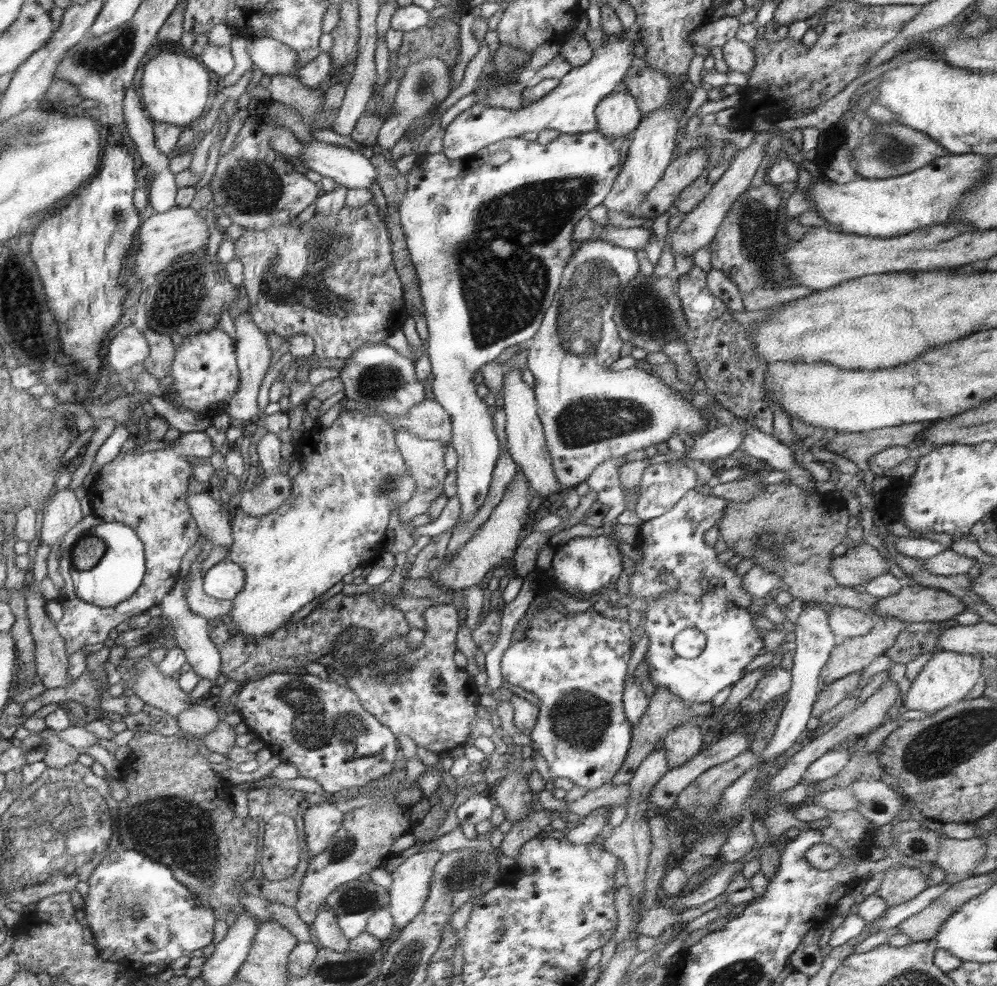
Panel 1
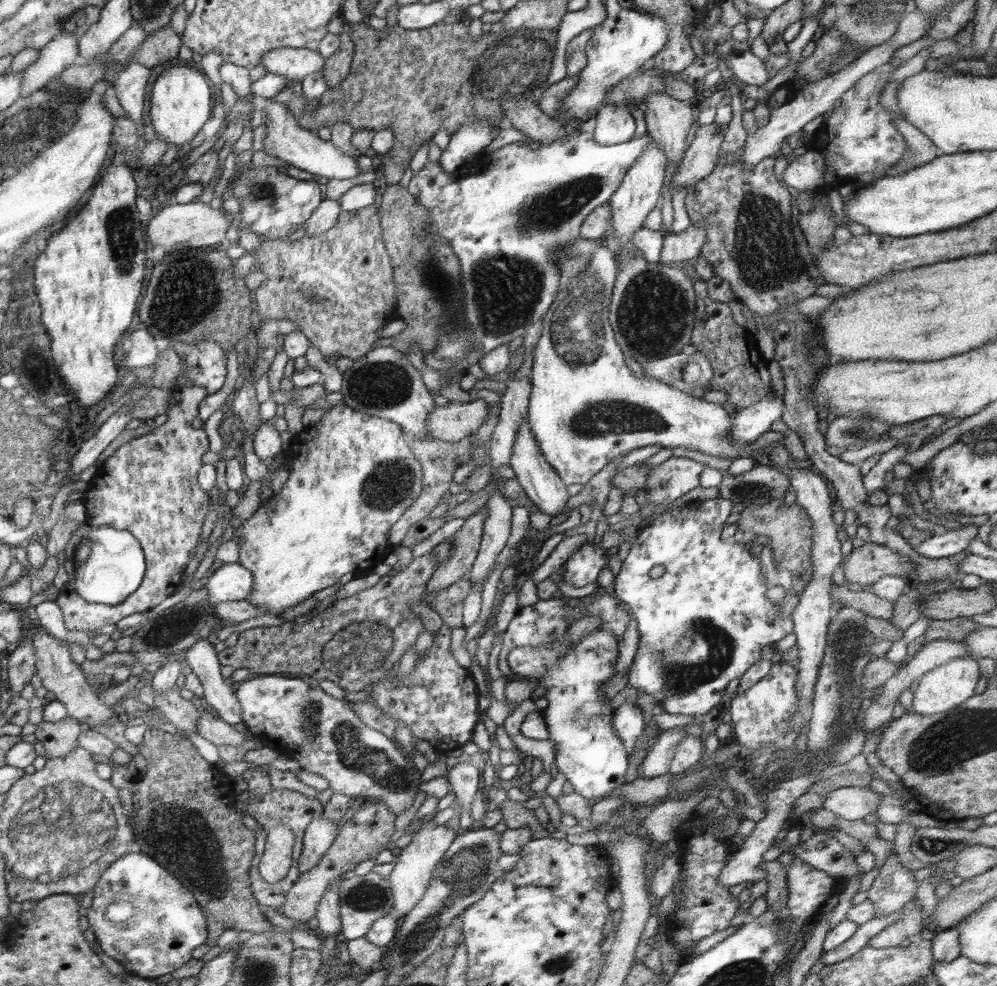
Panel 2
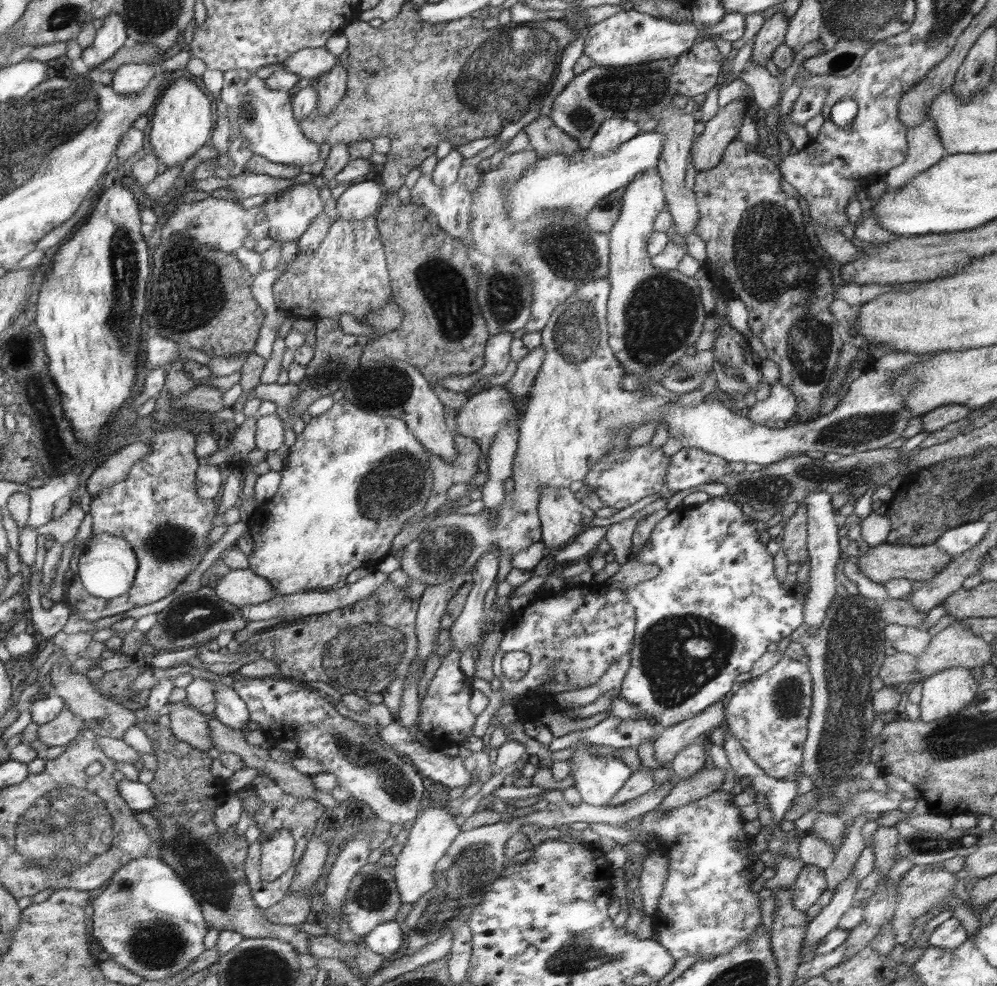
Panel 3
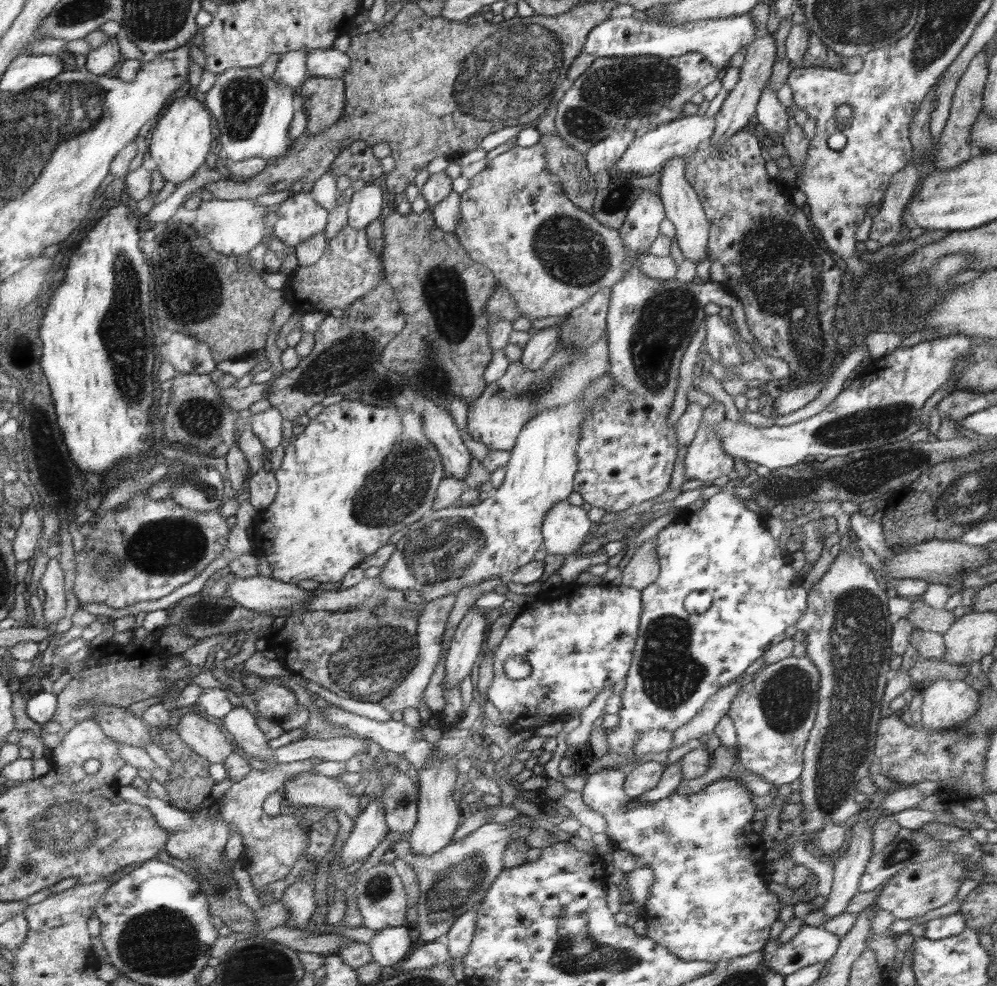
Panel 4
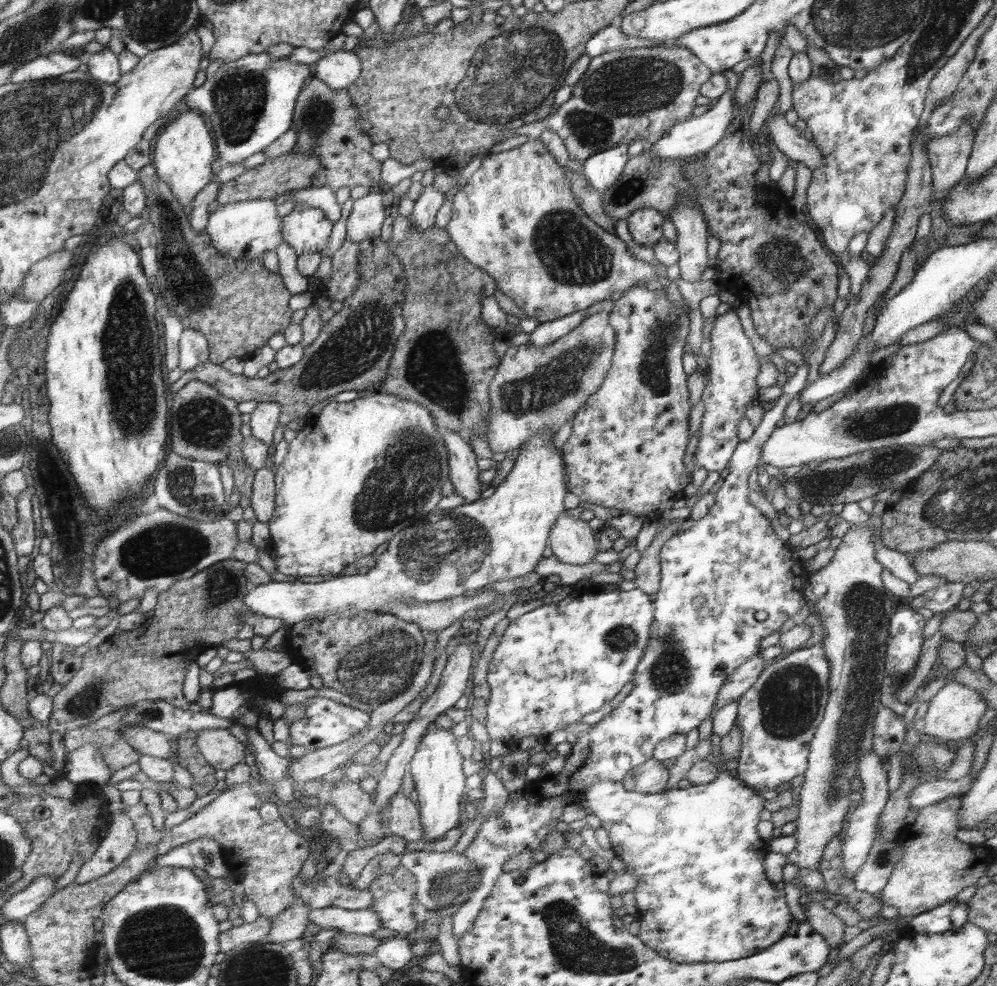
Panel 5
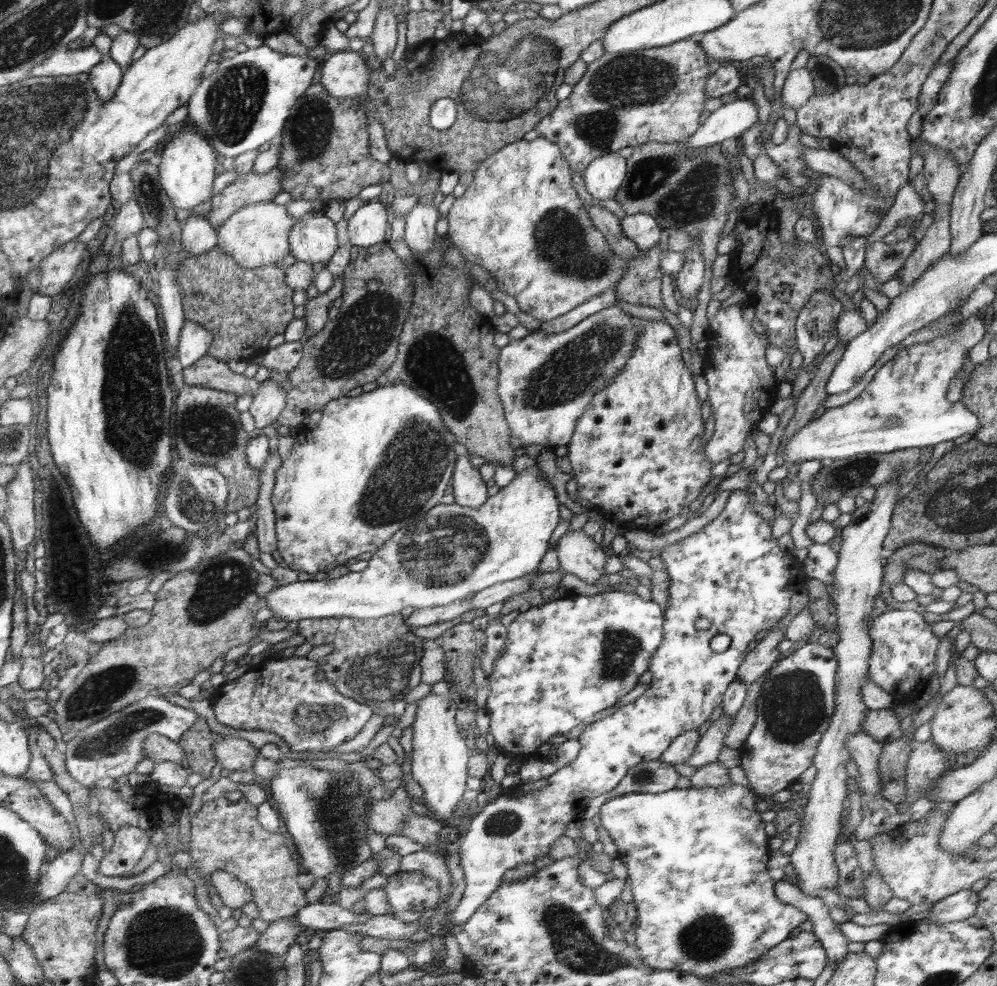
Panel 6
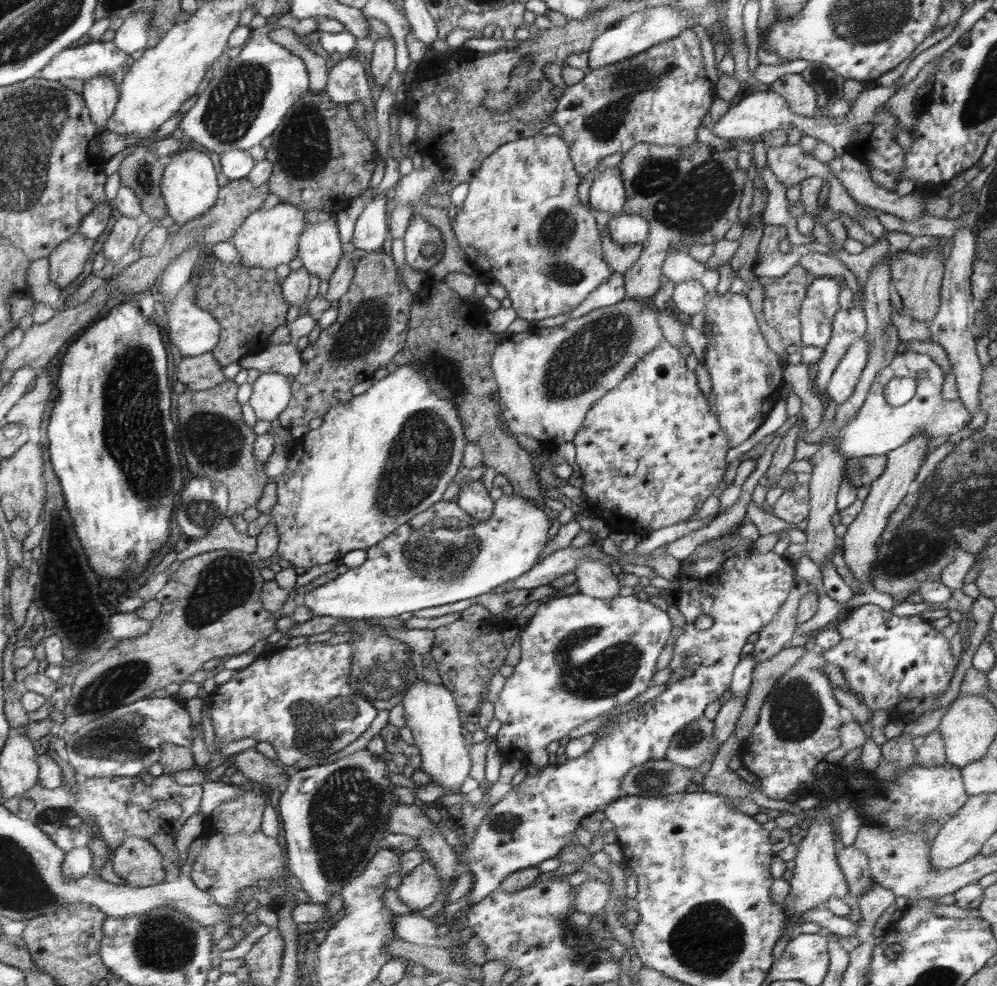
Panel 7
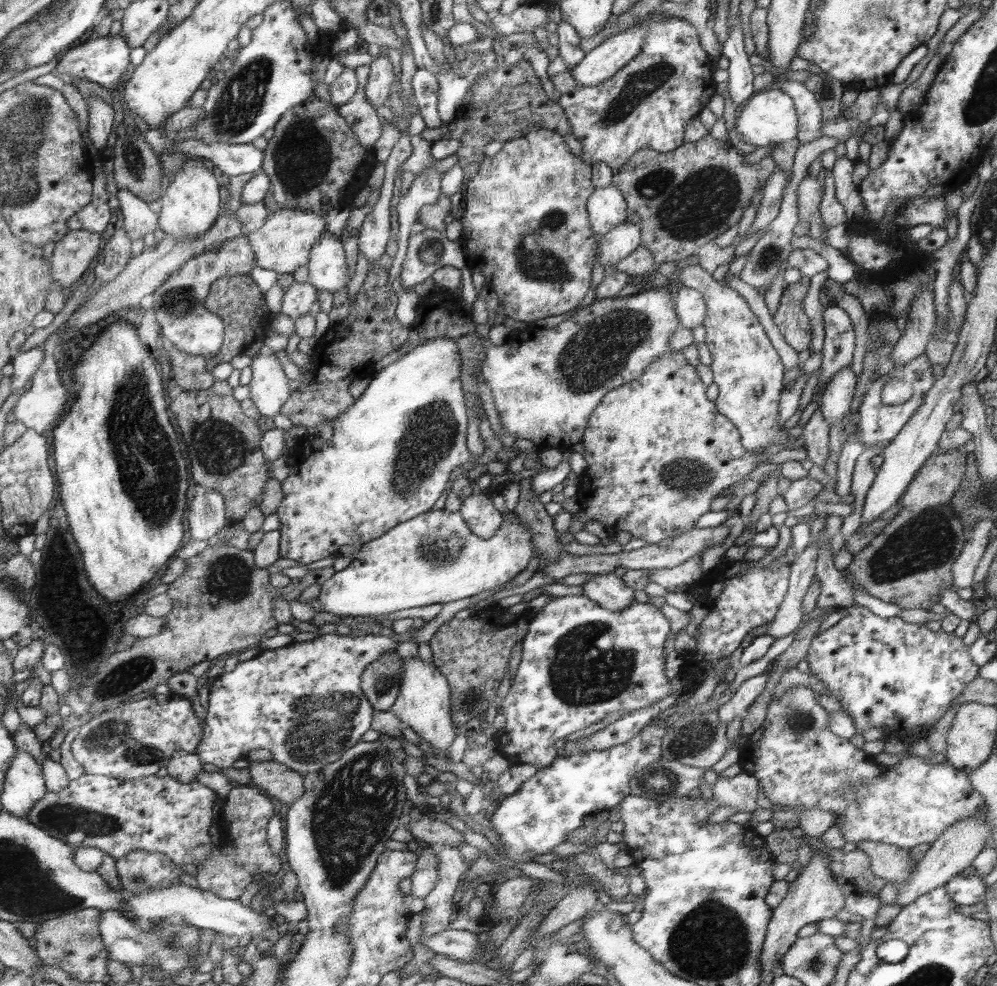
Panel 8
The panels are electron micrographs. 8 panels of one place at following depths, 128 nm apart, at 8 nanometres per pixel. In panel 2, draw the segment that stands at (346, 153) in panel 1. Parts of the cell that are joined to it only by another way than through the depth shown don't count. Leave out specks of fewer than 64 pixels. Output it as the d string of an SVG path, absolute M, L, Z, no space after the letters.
M268 102L263 111L266 112L266 120L263 122L266 126L263 149L266 154L285 160L286 164L315 174L315 176L346 180L346 178L354 178L361 174L358 172L356 157L342 154L342 151L338 150L332 142L322 140L317 133L302 127L284 103Z

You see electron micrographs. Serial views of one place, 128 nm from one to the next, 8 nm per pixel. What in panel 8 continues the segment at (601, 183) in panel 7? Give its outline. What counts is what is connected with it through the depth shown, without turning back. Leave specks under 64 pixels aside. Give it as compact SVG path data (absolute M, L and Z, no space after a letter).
M614 185L598 187L589 199L588 212L594 235L603 236L628 221L628 202Z

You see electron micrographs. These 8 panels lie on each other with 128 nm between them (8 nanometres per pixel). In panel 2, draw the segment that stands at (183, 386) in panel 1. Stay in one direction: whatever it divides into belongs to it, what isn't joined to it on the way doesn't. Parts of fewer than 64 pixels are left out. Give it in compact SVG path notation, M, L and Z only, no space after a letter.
M203 341L188 348L187 378L194 386L201 386L209 394L220 390L226 380L227 353L222 344Z

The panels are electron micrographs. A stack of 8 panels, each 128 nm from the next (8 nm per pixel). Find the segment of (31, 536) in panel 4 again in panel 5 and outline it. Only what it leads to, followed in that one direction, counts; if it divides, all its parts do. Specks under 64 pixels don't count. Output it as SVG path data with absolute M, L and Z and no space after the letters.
M22 493L18 498L19 522L13 528L17 551L29 555L36 548L36 530L32 519L32 502L29 493Z

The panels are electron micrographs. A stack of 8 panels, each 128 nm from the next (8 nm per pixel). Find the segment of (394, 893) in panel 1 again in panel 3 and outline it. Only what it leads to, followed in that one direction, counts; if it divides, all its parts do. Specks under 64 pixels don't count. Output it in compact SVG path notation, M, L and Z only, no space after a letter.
M432 805L421 811L417 814L416 824L410 830L408 841L405 842L400 855L396 857L396 865L393 866L393 875L397 881L402 902L412 904L435 887L434 874L438 868L438 862L448 853L450 845L453 844L452 840L456 840L456 836L461 834L458 824L454 822L454 816L445 809L445 806Z

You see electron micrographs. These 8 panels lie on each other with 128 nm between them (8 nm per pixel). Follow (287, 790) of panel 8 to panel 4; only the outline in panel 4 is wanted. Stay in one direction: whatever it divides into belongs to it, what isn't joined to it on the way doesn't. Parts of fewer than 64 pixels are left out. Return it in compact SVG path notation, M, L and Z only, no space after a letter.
M186 710L174 730L198 755L210 763L224 763L237 747L218 721L201 718L193 710Z

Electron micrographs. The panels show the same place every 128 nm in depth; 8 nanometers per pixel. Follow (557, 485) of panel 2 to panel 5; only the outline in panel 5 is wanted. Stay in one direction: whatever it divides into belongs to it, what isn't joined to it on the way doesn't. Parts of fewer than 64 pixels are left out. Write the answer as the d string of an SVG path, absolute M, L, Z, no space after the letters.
M564 513L558 517L556 524L553 526L552 535L549 537L550 546L553 555L566 564L582 566L590 564L596 554L598 554L597 532L594 531L582 518L568 517Z

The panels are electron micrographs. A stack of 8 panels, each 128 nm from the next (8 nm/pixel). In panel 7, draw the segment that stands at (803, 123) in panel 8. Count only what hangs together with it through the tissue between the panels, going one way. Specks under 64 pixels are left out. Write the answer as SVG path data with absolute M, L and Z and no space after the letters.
M800 73L785 74L769 84L769 88L786 99L791 111L806 118L815 116L819 107L816 91L804 80L803 76L800 76Z

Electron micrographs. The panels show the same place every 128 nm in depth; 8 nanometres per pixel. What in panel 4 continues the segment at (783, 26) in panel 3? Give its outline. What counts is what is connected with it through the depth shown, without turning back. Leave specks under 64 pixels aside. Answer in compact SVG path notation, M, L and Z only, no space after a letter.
M767 33L764 36L756 38L756 40L752 41L750 46L747 46L745 50L745 61L740 67L738 82L728 93L720 110L714 116L717 125L715 126L714 134L708 141L710 145L723 145L723 142L726 142L733 134L751 126L750 118L754 116L760 95L762 91L767 88L774 63L777 60L777 50L774 39L774 37L770 37Z

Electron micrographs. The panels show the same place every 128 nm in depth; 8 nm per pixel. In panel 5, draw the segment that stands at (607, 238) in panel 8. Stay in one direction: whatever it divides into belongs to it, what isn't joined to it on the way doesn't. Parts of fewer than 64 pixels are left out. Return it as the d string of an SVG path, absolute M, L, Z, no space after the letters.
M654 209L636 210L628 219L628 232L636 244L654 247L664 237L665 216Z

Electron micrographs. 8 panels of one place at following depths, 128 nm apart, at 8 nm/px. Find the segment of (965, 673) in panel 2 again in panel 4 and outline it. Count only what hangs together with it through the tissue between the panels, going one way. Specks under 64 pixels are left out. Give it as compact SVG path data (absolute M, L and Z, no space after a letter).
M943 679L922 692L924 703L919 726L928 731L952 729L976 715L980 694L964 681Z

